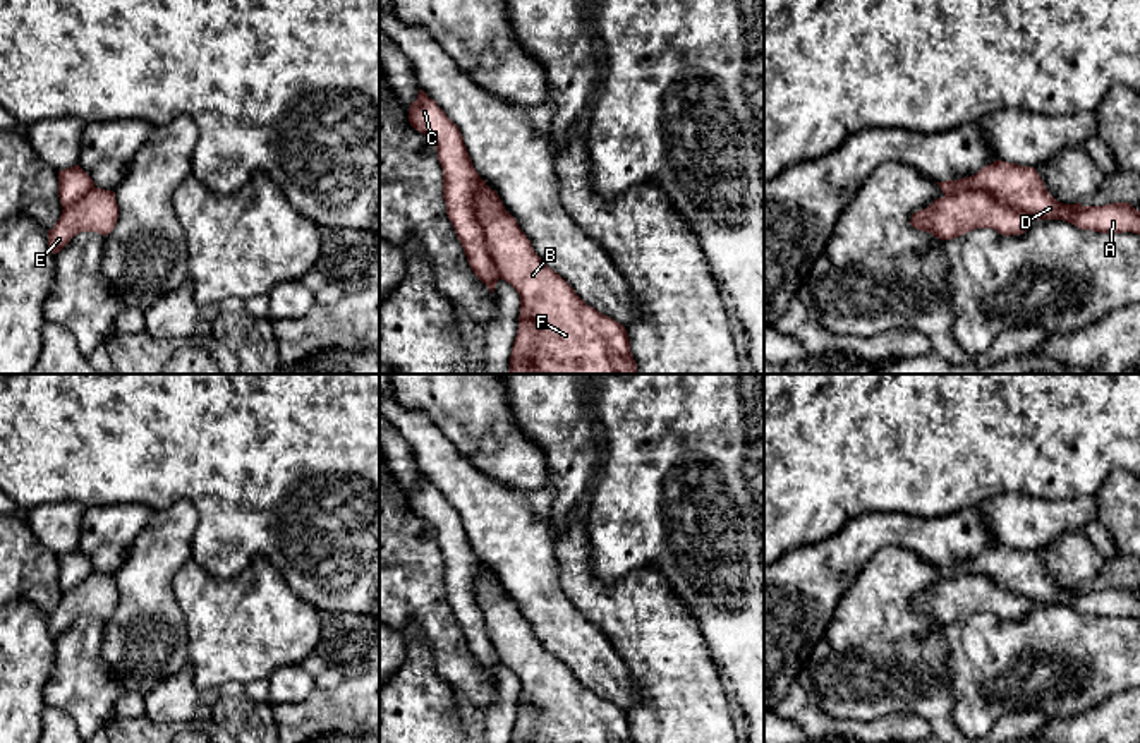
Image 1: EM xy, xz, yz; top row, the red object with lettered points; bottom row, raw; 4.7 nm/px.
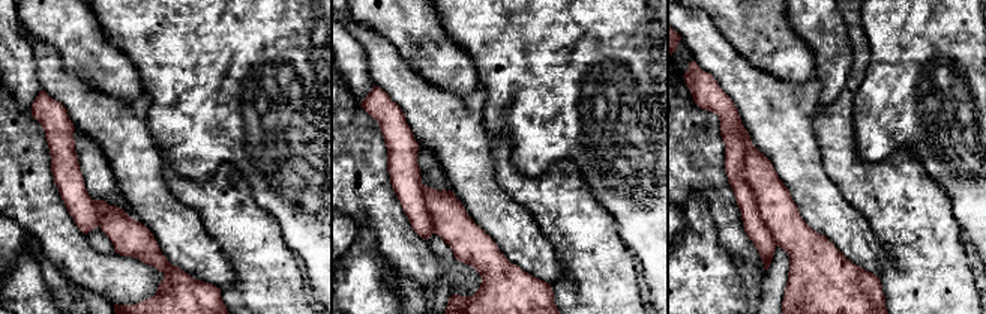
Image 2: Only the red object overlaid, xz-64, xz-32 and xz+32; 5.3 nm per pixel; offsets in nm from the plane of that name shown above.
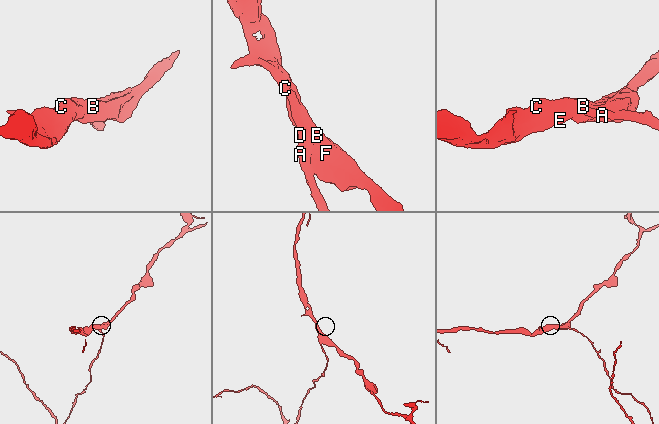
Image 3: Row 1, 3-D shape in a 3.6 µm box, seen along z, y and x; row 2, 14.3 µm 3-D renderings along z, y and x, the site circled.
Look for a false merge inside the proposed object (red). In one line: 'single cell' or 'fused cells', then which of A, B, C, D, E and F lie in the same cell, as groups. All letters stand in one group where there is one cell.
fused cells; A C D / B E F

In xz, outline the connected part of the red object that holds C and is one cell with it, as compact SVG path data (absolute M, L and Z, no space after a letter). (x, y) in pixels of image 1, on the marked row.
M422 89L409 108L409 122L436 144L443 168L443 199L448 220L464 247L470 269L494 293L500 275L488 252L484 232L472 204L474 189L481 177L472 165L464 137Z

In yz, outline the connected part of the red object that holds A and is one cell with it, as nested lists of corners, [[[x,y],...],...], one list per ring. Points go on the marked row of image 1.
[[[996,160],[972,177],[936,184],[944,196],[963,190],[985,190],[992,197],[1027,211],[1034,220],[1063,220],[1082,230],[1140,235],[1140,211],[1130,202],[1104,206],[1063,204],[1049,194],[1044,180],[1032,166]]]

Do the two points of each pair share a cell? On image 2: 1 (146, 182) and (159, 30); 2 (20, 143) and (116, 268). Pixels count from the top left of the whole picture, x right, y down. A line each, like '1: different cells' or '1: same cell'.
1: different cells
2: same cell

